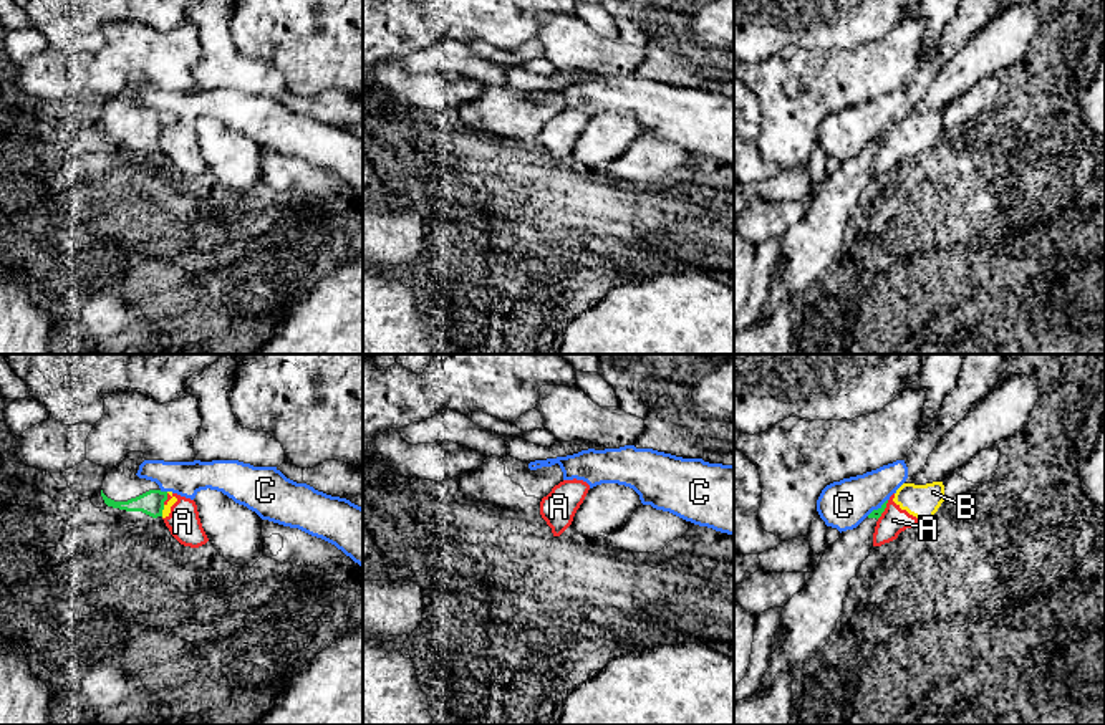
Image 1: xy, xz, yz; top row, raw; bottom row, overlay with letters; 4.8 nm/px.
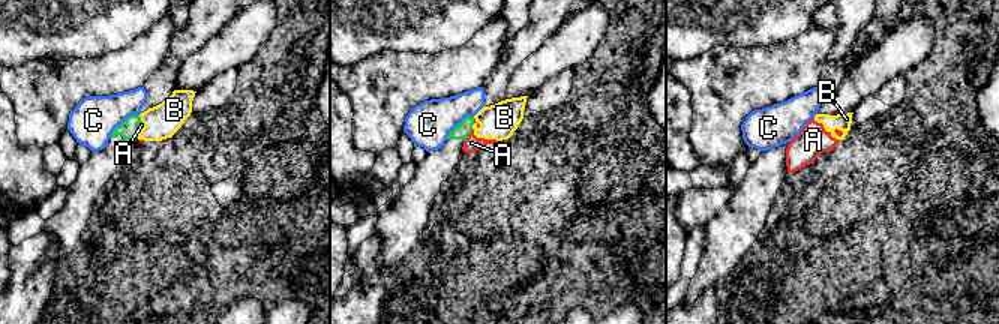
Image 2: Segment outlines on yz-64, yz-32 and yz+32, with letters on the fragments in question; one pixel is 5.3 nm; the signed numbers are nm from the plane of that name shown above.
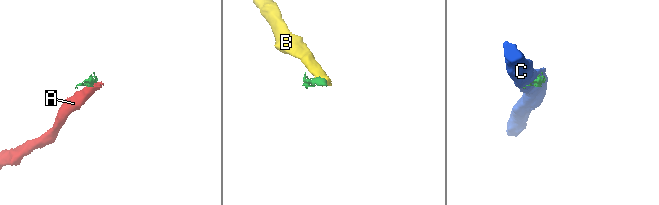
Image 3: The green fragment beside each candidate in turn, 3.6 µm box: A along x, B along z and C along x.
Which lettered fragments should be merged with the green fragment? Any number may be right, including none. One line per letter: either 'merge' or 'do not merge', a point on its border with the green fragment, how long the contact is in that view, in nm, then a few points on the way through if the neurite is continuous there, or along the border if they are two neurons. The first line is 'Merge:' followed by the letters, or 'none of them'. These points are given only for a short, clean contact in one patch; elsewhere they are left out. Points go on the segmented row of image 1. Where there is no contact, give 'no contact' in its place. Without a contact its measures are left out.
Merge: none of them
A: do not merge; meets green in xy at (166, 499); contact 60 nm long; border along xy (168, 494), (163, 504)
B: do not merge; meets green in xy at (163, 508); contact 60 nm long; border along xy (164, 505), (161, 515)
C: do not merge; meets green in xy at (163, 492); contact 40 nm long

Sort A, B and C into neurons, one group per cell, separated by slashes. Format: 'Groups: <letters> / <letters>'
Groups: A B / C

